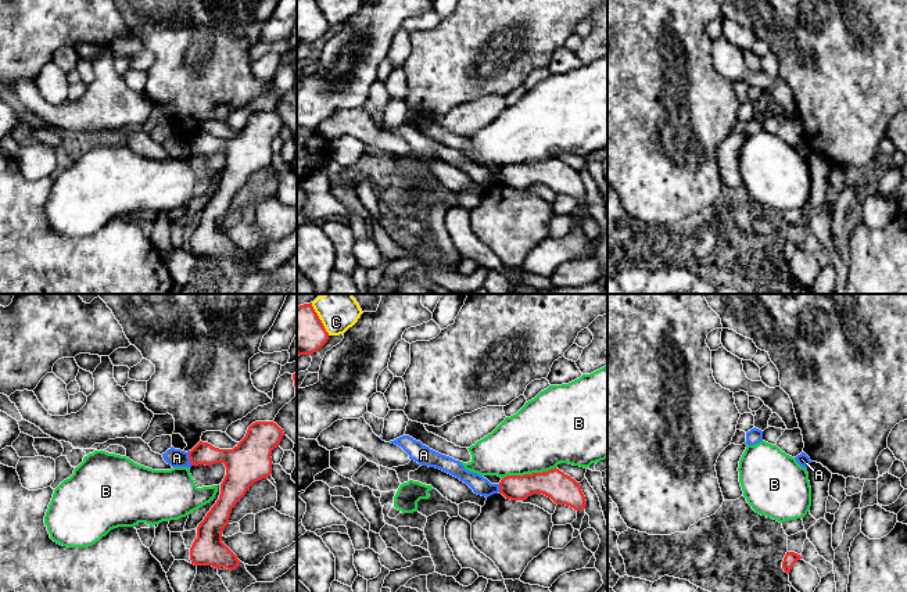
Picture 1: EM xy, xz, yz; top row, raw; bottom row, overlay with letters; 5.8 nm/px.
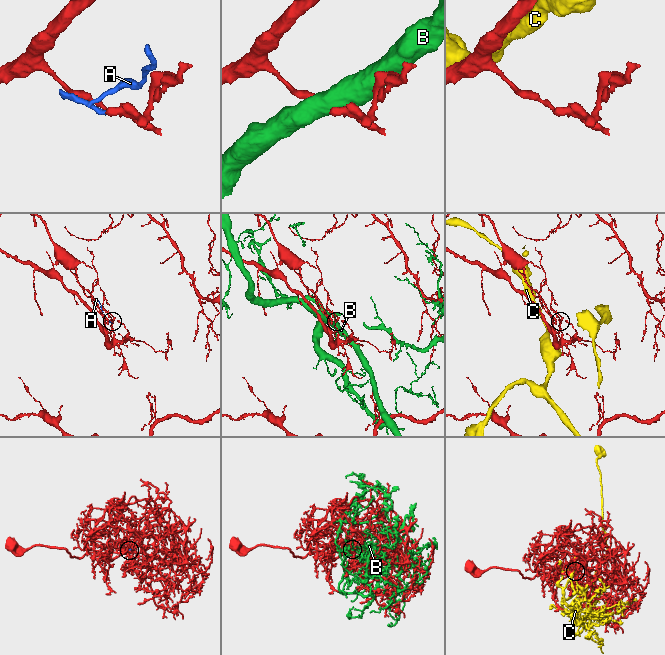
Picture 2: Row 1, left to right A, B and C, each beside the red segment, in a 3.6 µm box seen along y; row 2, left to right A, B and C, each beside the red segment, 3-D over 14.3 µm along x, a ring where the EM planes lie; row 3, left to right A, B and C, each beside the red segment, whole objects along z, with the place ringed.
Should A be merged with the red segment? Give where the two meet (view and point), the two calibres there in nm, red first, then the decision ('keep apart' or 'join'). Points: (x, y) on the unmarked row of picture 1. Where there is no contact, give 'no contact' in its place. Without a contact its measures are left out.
xy (190, 149) | 130/110 nm | keep apart

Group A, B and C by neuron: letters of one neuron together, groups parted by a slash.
A / B / C

